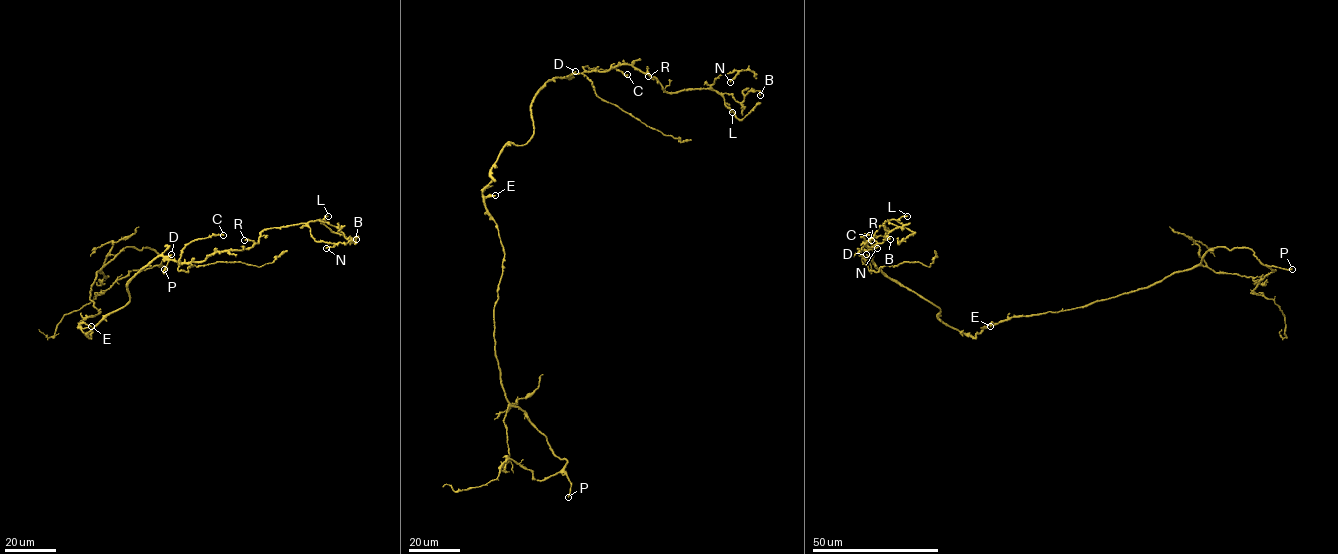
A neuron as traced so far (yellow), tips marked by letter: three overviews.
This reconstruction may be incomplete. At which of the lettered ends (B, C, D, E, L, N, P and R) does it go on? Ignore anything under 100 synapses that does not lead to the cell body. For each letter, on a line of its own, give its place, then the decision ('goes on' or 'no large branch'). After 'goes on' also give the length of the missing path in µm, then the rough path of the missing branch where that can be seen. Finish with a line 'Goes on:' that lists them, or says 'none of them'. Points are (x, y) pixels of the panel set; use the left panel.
B: at (356, 239); no large branch
C: at (223, 235); no large branch
D: at (171, 254); no large branch
E: at (91, 326); no large branch
L: at (328, 216); no large branch
N: at (326, 248); no large branch
P: at (164, 269); goes on; about 45 µm are missing; missing branch runs (164, 269), (154, 268), (145, 254), (120, 258), (129, 267), (124, 278)
R: at (244, 240); no large branch
Goes on: P

